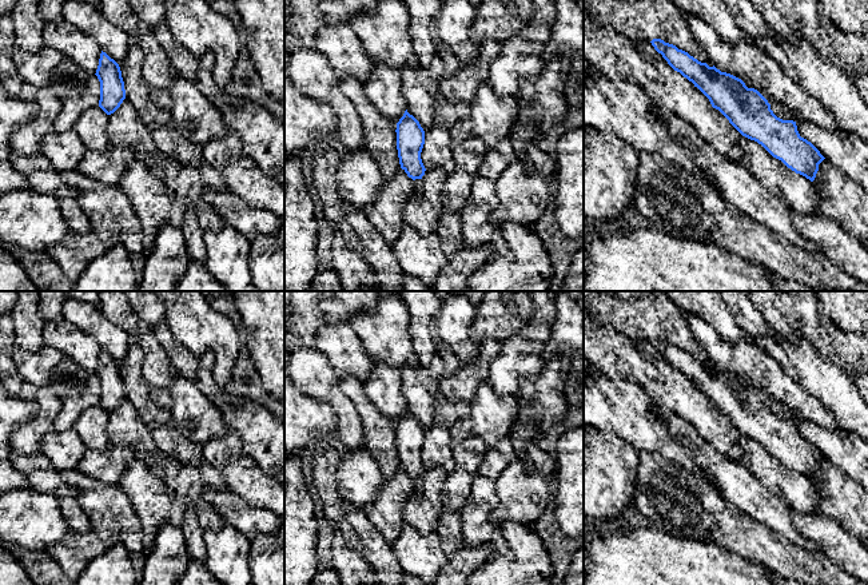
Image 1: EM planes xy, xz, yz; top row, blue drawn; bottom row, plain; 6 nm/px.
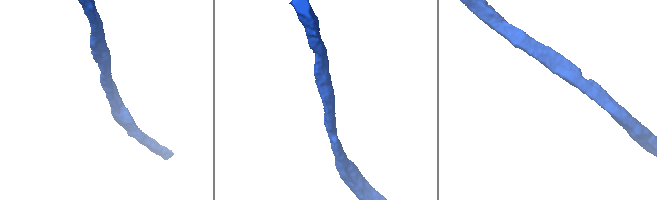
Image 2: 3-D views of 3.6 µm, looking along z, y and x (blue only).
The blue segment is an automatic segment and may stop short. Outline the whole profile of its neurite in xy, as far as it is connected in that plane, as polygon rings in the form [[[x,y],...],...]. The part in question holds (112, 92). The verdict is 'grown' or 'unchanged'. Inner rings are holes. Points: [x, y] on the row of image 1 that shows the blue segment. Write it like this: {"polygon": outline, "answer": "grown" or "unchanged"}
{"polygon": [[[101,51],[95,73],[100,81],[99,107],[107,114],[114,114],[126,99],[124,81],[119,64]]], "answer": "unchanged"}

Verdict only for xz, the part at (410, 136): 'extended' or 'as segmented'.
as segmented

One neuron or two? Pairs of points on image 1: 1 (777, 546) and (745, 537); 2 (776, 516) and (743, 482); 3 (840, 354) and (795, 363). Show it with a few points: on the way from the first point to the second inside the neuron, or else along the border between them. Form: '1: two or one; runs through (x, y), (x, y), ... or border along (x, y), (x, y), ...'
1: one; runs through (769, 546), (763, 546), (753, 541)
2: one; runs through (768, 508), (751, 490)
3: two; border along (797, 341), (807, 341), (849, 377)

